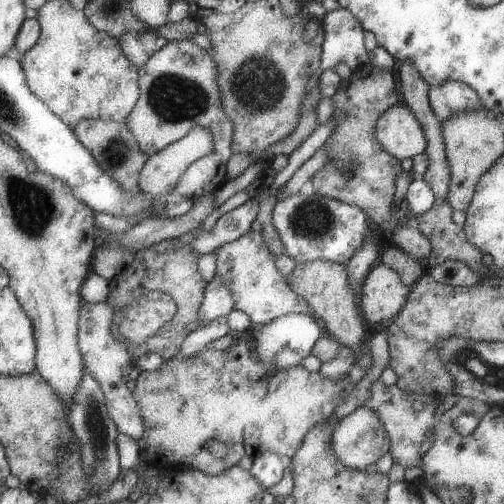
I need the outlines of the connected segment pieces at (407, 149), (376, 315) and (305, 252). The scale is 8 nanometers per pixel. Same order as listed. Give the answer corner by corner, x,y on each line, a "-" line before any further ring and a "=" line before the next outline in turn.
396,103
378,118
374,137
387,154
400,161
404,158
412,159
426,149
425,132
417,116
407,106
=
380,263
370,270
362,286
356,302
359,313
371,324
389,320
401,312
409,292
399,274
=
298,193
277,201
272,208
272,223
278,230
284,253
297,263
327,259
341,265
354,256
360,244
370,236
371,225
362,210
313,193
305,196

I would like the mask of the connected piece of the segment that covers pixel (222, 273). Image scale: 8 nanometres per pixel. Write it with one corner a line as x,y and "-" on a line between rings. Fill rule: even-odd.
249,229
231,242
214,250
217,275
230,290
233,309
241,310
249,316
253,326
261,326
273,318
287,313
311,315
311,309
297,293
289,287
284,276
275,268
274,256
265,247
263,237

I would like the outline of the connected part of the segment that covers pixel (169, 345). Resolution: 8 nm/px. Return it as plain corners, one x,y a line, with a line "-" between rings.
165,239
139,250
134,259
108,282
109,302
116,306
116,310
123,310
123,306
131,303
136,297
143,297
151,290
167,293
176,304
175,314
165,324
162,324
149,338
141,344
128,346
133,358
139,358
145,353
157,353
166,361
173,358
180,349
181,341
198,328
198,306
203,300
205,280
197,271
197,259
201,256
187,243
179,239

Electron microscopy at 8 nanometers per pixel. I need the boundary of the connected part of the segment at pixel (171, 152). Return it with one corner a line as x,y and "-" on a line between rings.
199,125
191,128
190,132
179,140
172,142
157,153
148,155
148,159
138,172
138,188
144,194
151,197
158,197
171,193
177,184
177,179
187,171
202,156
213,150
214,141
212,134

